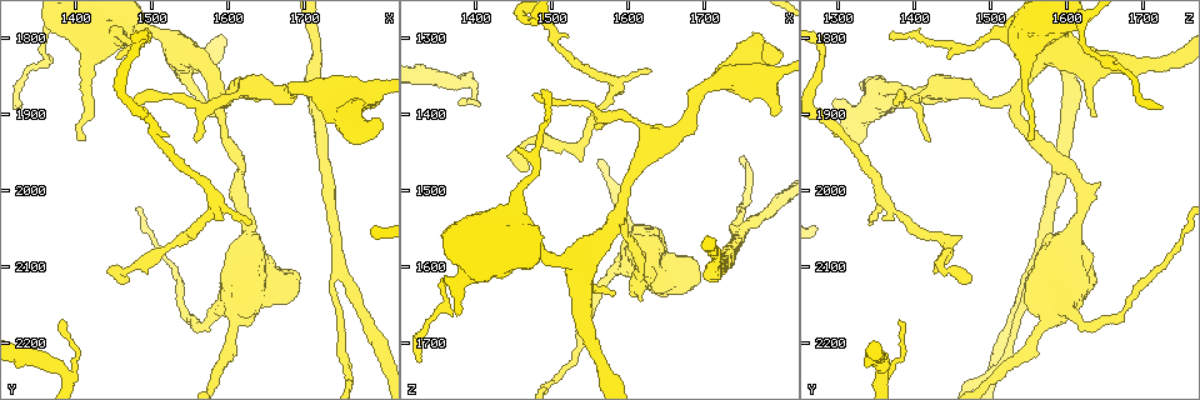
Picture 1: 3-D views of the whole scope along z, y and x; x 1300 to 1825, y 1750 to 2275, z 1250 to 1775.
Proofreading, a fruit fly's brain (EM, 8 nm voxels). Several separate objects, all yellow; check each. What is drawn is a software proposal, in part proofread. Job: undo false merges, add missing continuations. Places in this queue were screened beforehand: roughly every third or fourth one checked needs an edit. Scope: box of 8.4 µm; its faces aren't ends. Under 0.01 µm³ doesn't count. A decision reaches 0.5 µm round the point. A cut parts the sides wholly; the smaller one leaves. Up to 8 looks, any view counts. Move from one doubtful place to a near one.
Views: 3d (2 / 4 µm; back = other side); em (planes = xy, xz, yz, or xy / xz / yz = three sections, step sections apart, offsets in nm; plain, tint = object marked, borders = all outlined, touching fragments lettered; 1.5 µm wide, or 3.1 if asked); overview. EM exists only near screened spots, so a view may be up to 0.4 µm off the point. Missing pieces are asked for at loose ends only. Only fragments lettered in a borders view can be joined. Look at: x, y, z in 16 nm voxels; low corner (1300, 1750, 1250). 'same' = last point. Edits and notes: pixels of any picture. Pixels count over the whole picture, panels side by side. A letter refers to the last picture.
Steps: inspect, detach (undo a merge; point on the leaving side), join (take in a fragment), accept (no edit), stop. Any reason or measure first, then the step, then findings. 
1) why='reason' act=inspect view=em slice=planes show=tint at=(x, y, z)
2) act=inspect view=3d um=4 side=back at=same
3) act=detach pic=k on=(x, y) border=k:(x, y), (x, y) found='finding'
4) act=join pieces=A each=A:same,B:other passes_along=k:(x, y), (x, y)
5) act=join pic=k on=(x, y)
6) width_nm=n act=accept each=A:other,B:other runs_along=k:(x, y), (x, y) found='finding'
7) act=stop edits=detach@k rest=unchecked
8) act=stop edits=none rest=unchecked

why='tapers out' act=inspect view=em slice=xy step=4 show=borders at=(1380, 2170, 1380)

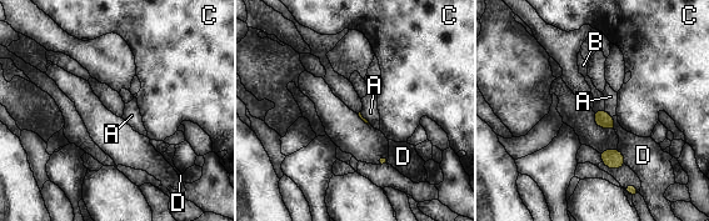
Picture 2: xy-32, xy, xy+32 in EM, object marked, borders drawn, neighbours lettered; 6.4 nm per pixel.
act=inspect view=em slice=planes show=borders at=same

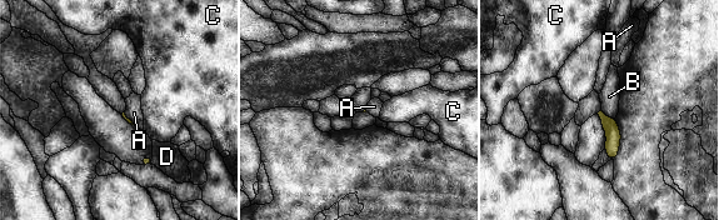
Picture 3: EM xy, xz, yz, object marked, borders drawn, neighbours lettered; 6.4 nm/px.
longest_contact=B:110nm act=accept each=A:other,B:other,C:other,D:other border=3:(600, 110), (614, 119) found='no lettered fragment goes on from it'

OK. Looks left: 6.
why='tapers out' act=inspect view=3d um=4 at=(1625, 2045, 1340)

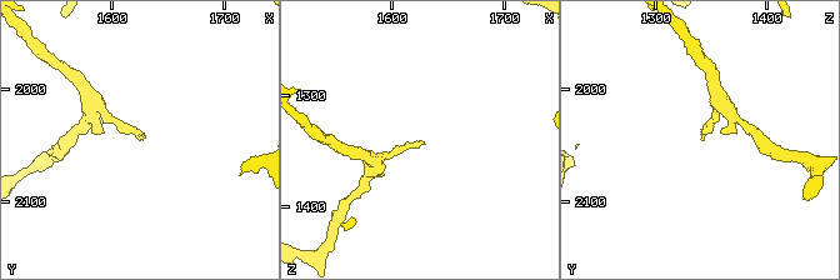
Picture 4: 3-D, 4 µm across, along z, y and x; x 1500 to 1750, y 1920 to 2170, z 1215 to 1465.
act=inspect view=em slice=planes show=borders at=(1628, 2046, 1342)

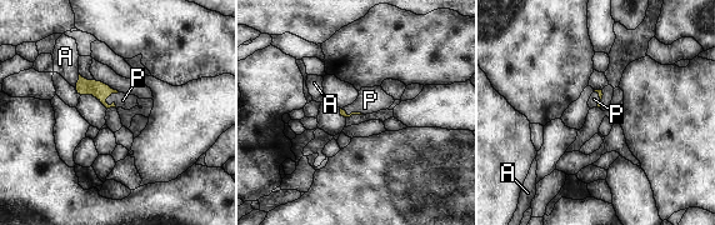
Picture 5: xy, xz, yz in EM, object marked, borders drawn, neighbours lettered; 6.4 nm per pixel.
act=join pieces=P each=A:other,P:same passes_along=5:(98, 89), (109, 96), (123, 100) found='the neuron continues'

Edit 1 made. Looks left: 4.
act=inspect view=overview

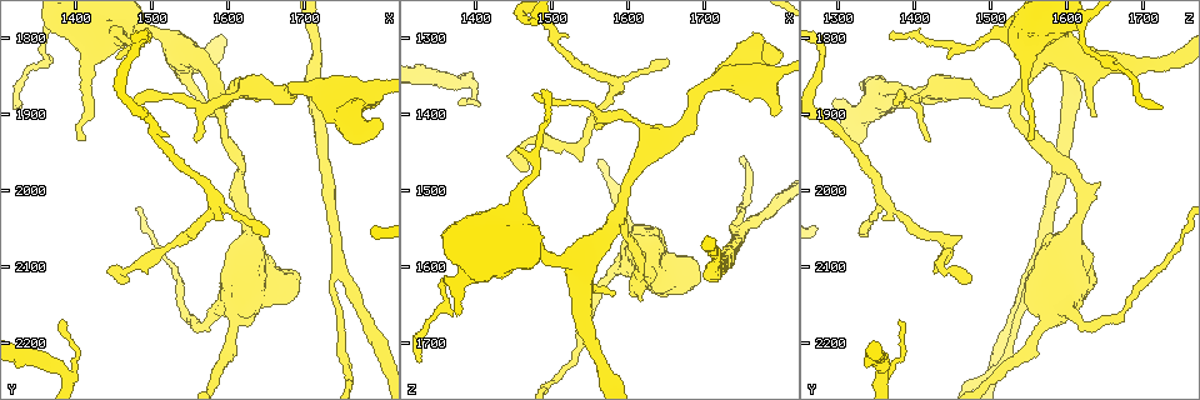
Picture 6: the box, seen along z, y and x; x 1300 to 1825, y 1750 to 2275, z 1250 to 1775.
why='sharp bend' act=inspect view=em slice=planes show=tint at=(1455, 2105, 1450)

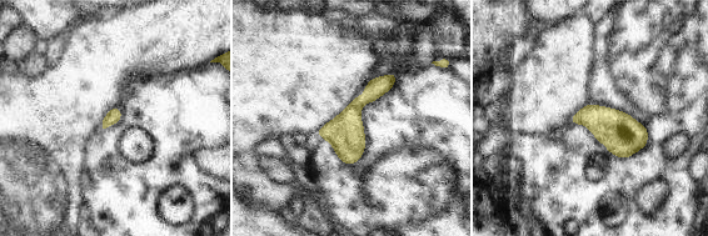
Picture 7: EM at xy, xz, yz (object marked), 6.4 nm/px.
act=inspect view=em slice=planes show=borders at=same

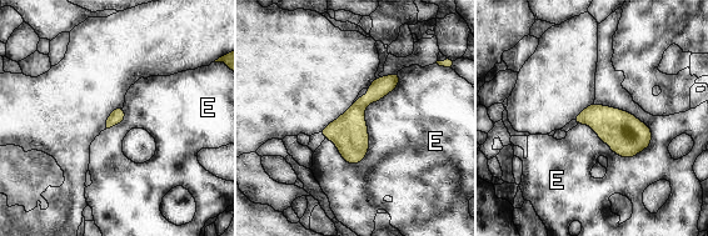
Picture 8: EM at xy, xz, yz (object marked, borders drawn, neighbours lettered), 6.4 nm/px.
longest_contact=E:500nm act=accept each=E:other runs_along=8:(395, 76), (355, 111), (349, 160) found='one neuron here'

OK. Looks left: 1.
act=stop edits=join@5 rest=unchecked

